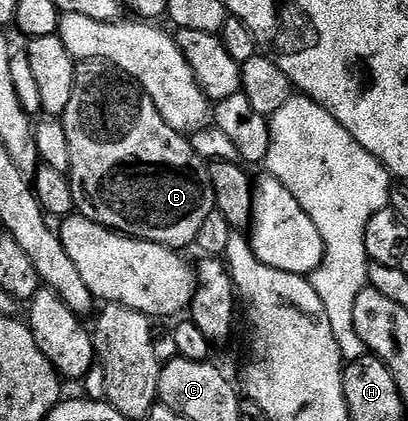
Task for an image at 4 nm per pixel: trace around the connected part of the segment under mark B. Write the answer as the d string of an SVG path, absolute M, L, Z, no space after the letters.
M79 61L74 67L74 86L72 87L72 99L68 99L68 107L60 118L61 125L66 129L68 151L71 155L68 176L72 195L77 212L95 221L97 225L103 225L106 229L127 237L137 237L139 241L151 241L157 245L166 245L175 251L185 250L185 245L193 246L200 235L200 227L208 215L216 212L214 203L214 188L210 178L210 165L196 153L190 145L190 137L177 133L160 115L160 111L148 94L142 92L141 88L131 78L127 77L117 65L111 65L109 61Z

